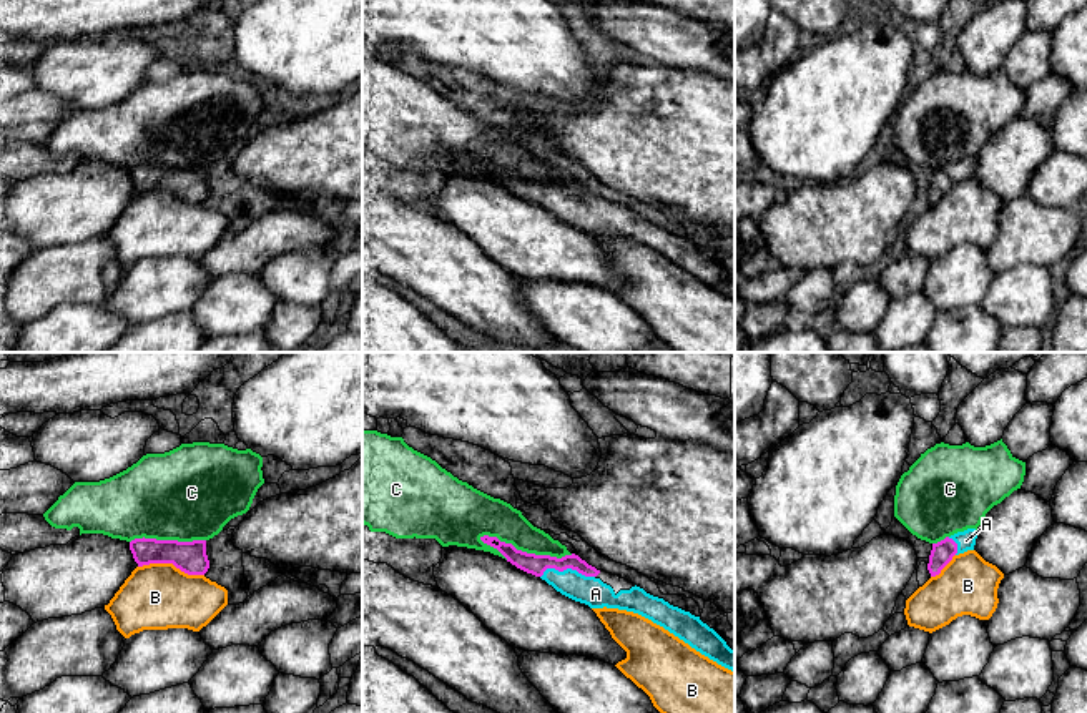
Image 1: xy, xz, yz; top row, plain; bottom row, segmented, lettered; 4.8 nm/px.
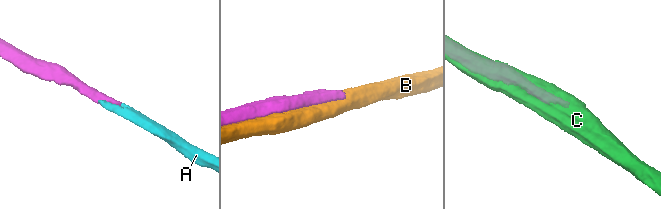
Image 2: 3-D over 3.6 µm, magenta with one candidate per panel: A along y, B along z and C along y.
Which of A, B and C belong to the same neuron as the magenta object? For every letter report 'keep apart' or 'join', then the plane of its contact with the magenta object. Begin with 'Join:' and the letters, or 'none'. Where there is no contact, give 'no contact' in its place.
Join: A
A: join; contact in xz
B: keep apart; contact in xy
C: keep apart; contact in xz

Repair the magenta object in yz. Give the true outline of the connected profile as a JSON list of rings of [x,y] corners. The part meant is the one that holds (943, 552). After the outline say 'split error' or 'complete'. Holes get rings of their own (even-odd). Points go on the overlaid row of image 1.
[[[967,529],[964,532],[957,532],[951,537],[946,537],[937,543],[932,543],[927,563],[931,577],[939,575],[941,570],[952,560],[954,555],[974,550],[976,538],[977,538],[977,530]]]; split error

